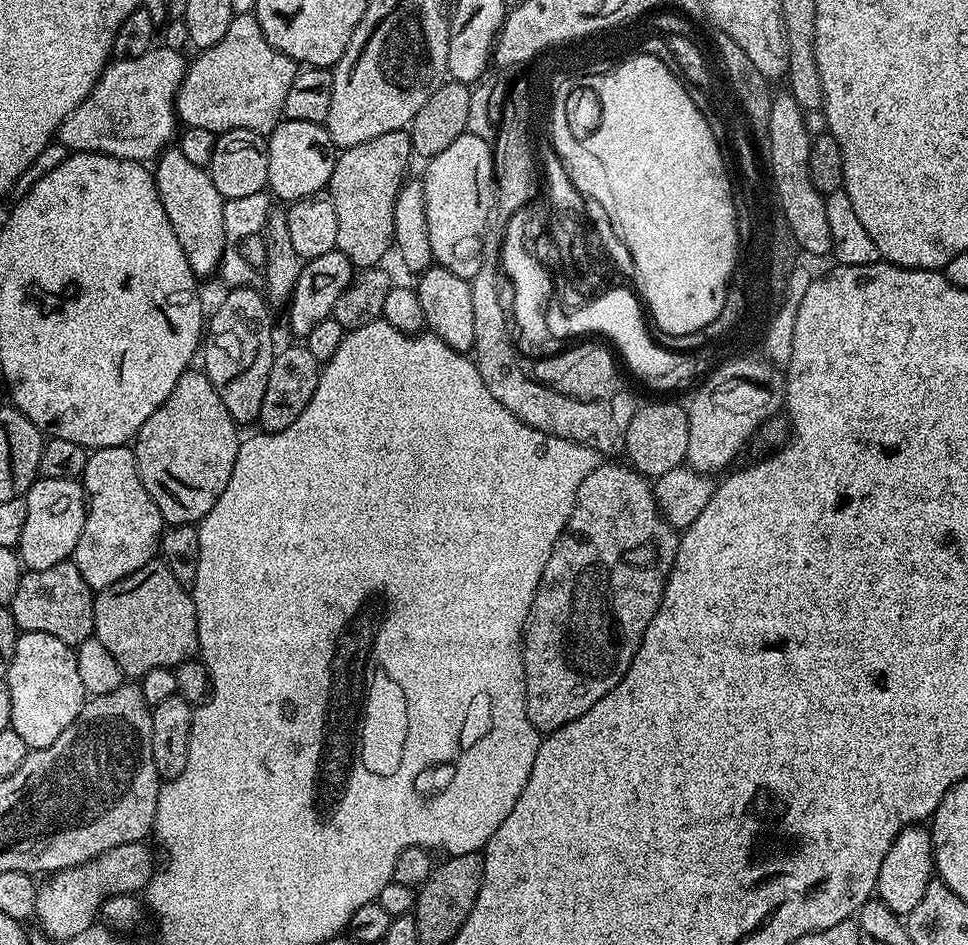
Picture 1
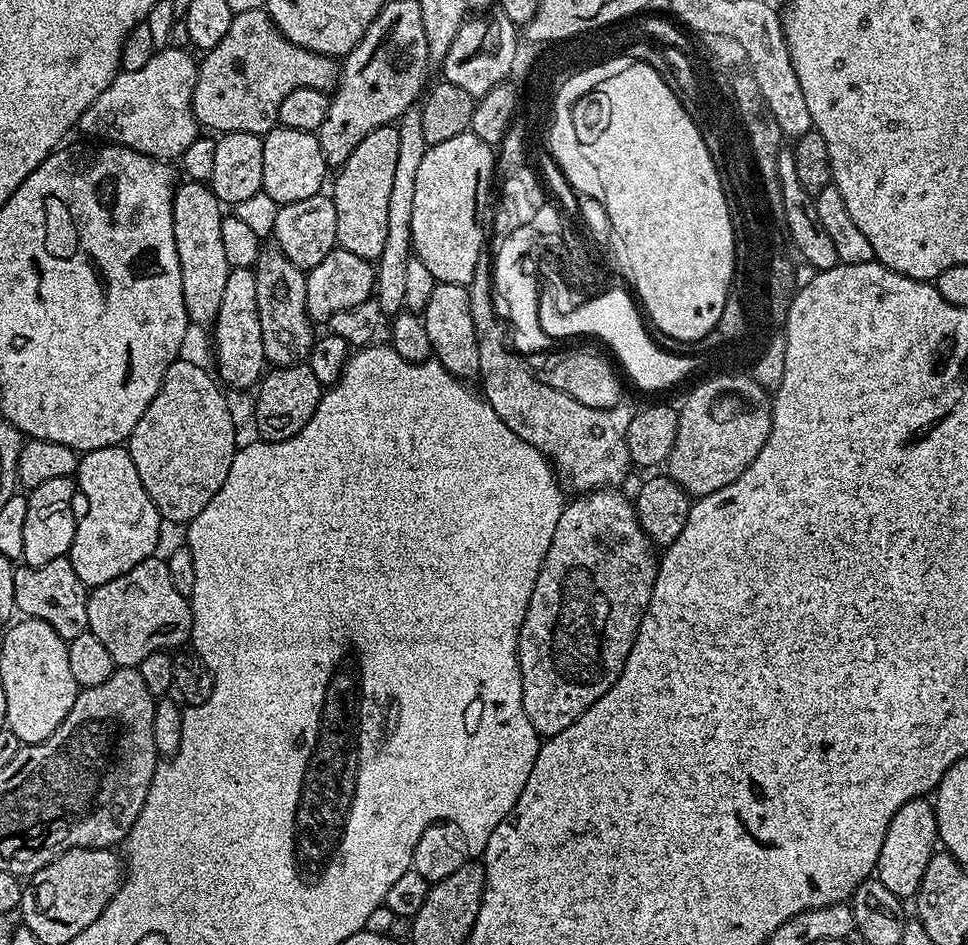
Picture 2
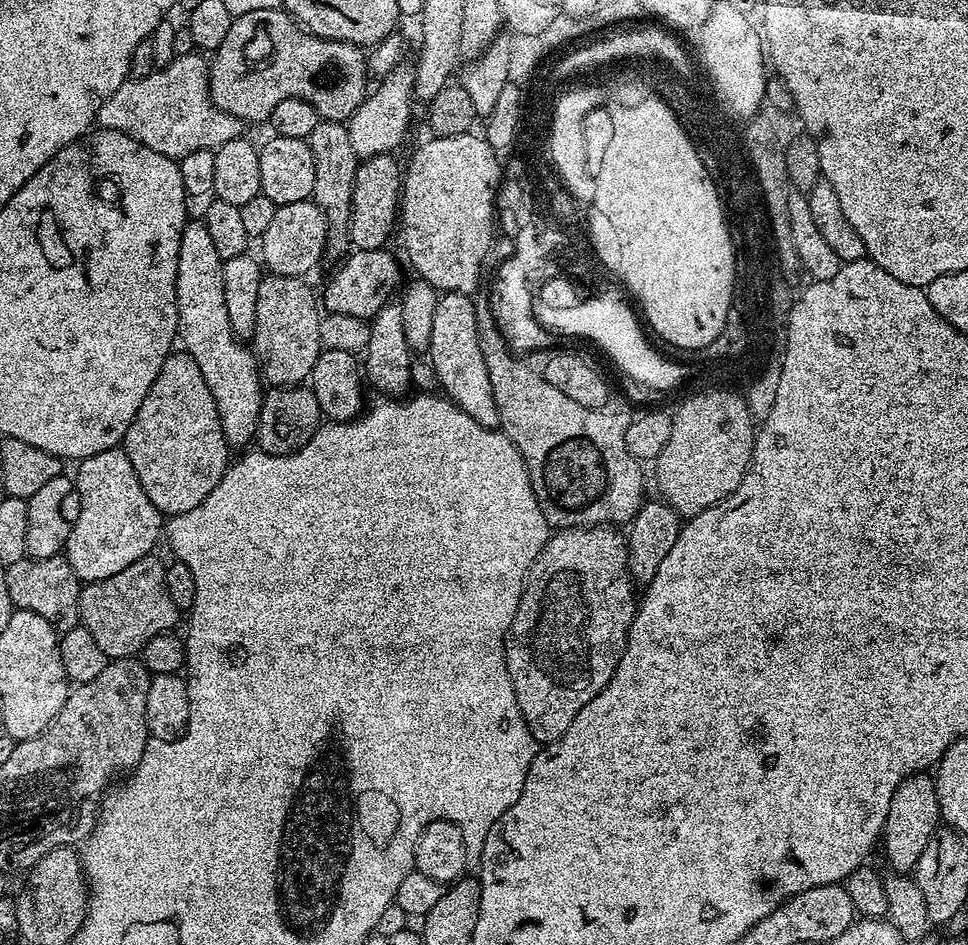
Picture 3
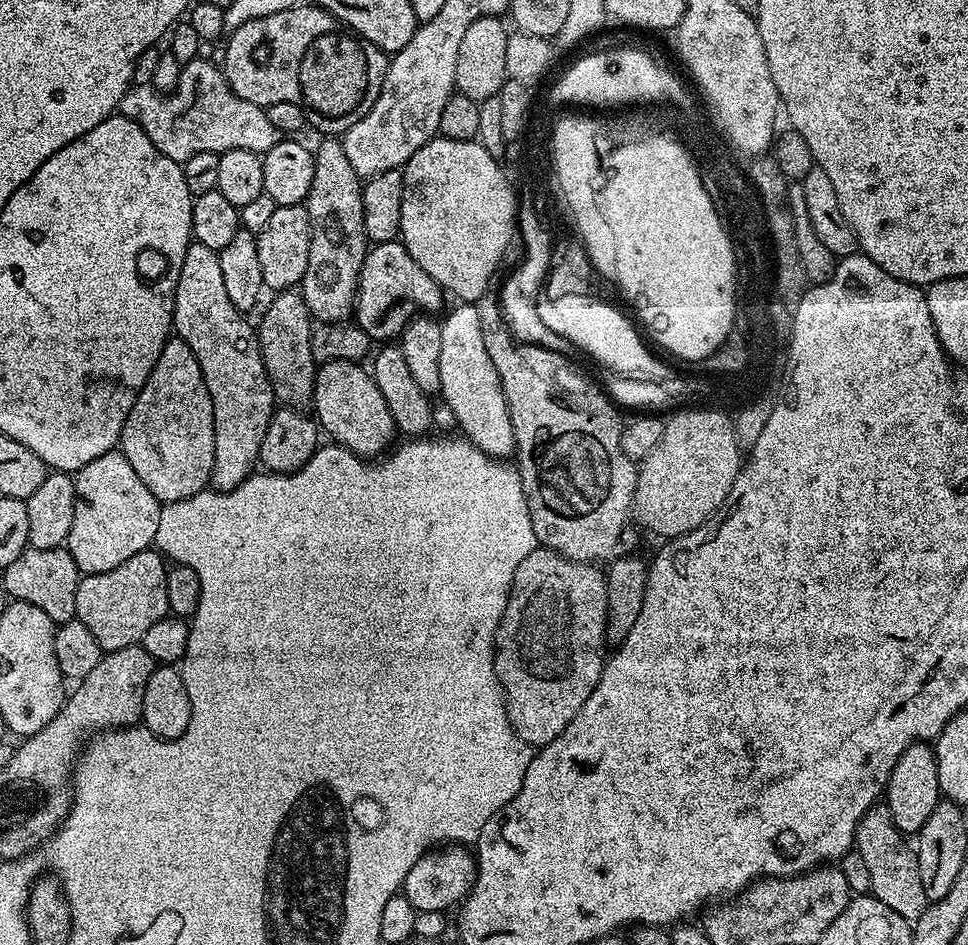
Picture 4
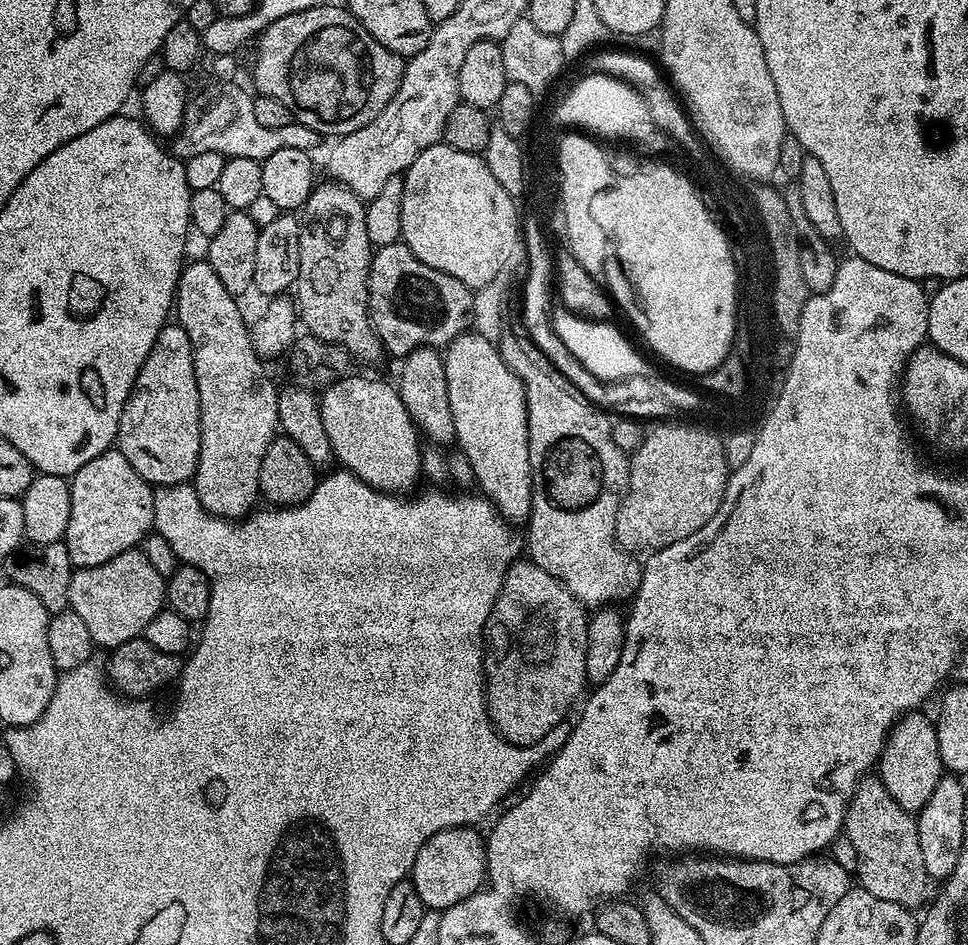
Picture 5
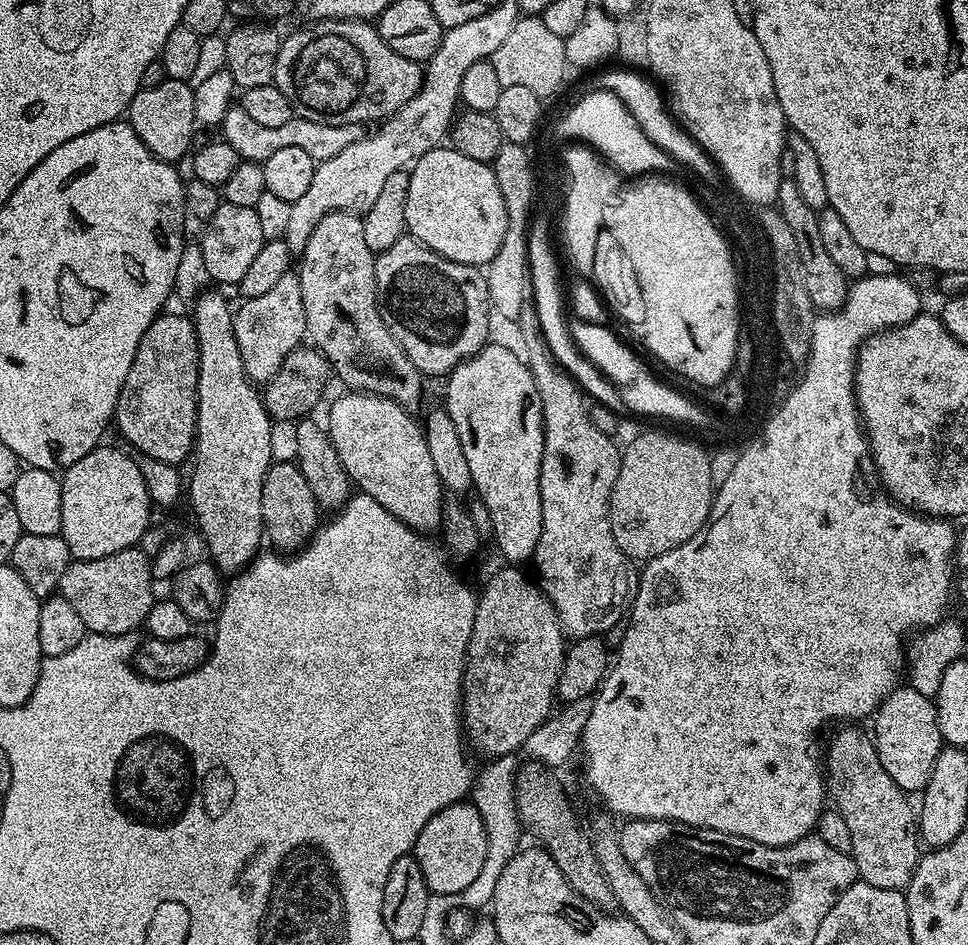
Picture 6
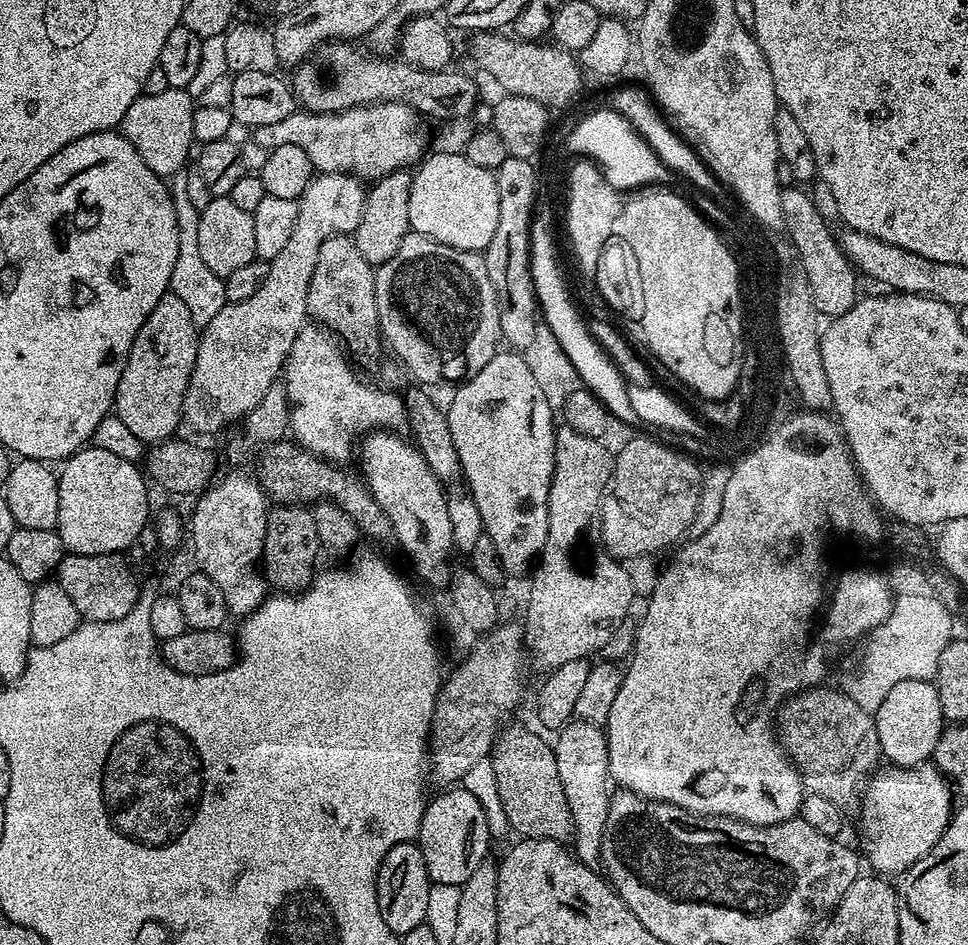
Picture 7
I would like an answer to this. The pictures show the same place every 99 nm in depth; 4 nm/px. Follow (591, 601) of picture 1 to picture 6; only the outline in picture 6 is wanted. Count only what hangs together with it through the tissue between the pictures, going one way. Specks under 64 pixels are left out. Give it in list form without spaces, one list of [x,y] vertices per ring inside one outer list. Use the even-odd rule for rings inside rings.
[[[504,566],[501,572],[496,572],[484,584],[484,589],[479,589],[478,599],[474,605],[472,613],[472,637],[468,647],[468,660],[464,664],[464,698],[462,701],[462,719],[466,729],[466,736],[469,741],[472,740],[488,755],[488,758],[511,757],[512,752],[520,752],[524,743],[530,738],[530,734],[538,729],[538,726],[553,715],[554,707],[552,703],[557,703],[556,687],[558,678],[562,674],[564,657],[566,655],[566,633],[560,624],[560,615],[556,612],[556,607],[548,601],[548,596],[544,593],[539,583],[528,581],[528,576],[516,566]]]

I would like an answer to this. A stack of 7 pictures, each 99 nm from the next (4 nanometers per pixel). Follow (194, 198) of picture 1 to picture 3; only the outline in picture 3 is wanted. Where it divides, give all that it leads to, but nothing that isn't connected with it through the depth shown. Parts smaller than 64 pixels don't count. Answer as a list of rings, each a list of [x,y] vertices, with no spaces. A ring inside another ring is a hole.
[[[195,218],[189,219],[184,225],[178,246],[178,340],[183,351],[191,354],[194,362],[198,362],[202,378],[206,378],[210,394],[214,394],[222,422],[222,434],[229,449],[236,450],[253,443],[266,388],[251,347],[236,336],[230,326],[230,314],[226,314],[226,294],[222,294],[224,262],[214,248],[203,222]]]

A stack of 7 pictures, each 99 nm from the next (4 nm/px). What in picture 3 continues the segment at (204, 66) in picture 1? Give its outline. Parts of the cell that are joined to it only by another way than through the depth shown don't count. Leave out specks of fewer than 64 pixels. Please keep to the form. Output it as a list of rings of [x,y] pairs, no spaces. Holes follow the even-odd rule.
[[[283,7],[266,10],[250,10],[246,14],[235,17],[222,41],[210,60],[208,70],[208,89],[210,98],[218,110],[226,114],[234,114],[241,122],[248,120],[252,124],[264,124],[270,118],[274,106],[282,102],[282,98],[302,98],[318,110],[321,120],[347,121],[349,116],[358,110],[365,96],[370,91],[370,69],[365,49],[359,44],[351,44],[345,40],[327,40],[316,36],[302,25],[296,23],[290,13]]]

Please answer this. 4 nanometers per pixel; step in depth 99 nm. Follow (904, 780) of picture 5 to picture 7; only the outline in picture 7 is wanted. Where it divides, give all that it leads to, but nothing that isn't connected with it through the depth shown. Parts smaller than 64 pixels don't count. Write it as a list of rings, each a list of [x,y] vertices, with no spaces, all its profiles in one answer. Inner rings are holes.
[[[907,680],[898,682],[886,694],[882,706],[874,714],[880,755],[889,765],[898,768],[917,768],[932,760],[940,736],[946,727],[942,714],[942,702],[938,702],[938,690],[931,680]]]

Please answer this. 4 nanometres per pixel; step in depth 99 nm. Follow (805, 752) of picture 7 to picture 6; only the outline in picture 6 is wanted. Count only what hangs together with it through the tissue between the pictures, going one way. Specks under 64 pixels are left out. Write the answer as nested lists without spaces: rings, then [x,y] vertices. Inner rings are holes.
[[[844,726],[841,732],[832,736],[832,749],[826,752],[826,792],[834,803],[835,811],[842,814],[846,827],[850,830],[852,843],[851,857],[856,863],[856,874],[859,879],[870,886],[883,888],[907,889],[910,878],[914,874],[916,864],[922,855],[922,844],[918,839],[918,820],[914,815],[914,804],[909,797],[886,774],[886,766],[878,758],[878,750],[873,737],[867,731],[859,732],[859,727]]]

